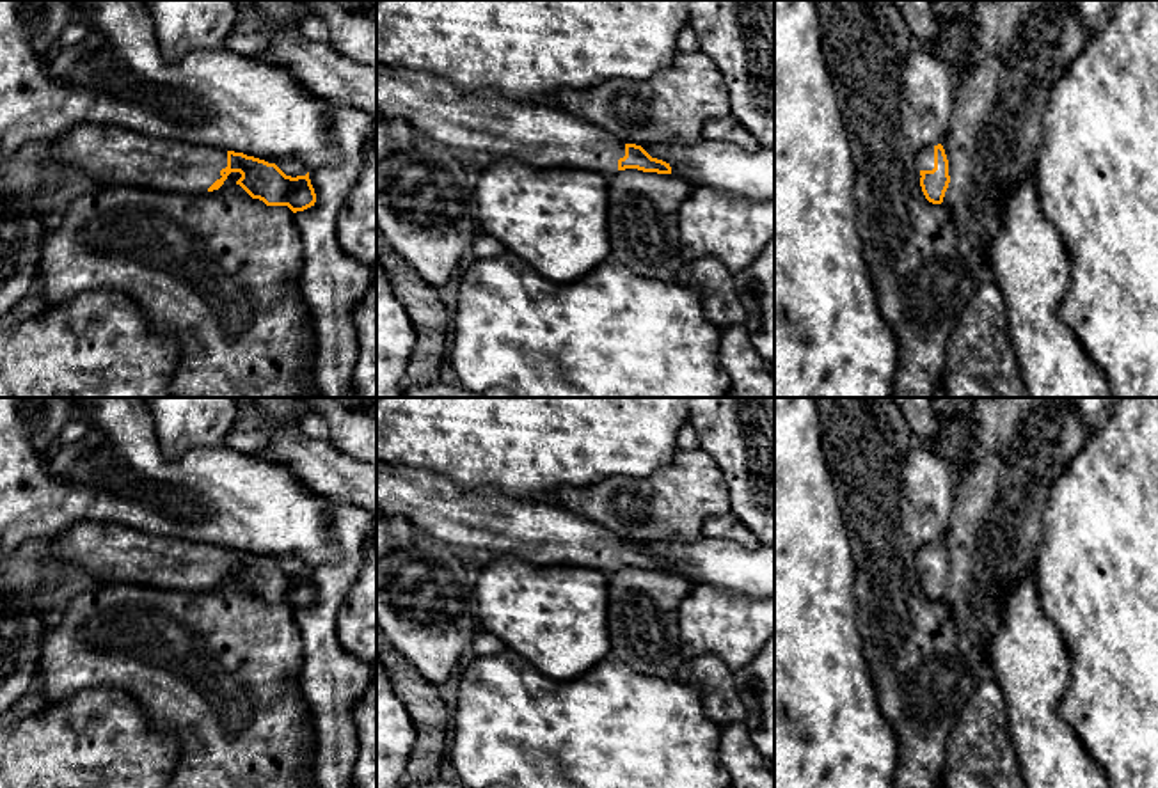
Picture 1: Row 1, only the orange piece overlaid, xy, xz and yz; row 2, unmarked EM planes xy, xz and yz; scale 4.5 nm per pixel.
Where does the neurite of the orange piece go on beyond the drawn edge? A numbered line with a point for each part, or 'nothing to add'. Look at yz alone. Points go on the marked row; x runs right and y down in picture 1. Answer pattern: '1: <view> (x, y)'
1: yz (924, 158)

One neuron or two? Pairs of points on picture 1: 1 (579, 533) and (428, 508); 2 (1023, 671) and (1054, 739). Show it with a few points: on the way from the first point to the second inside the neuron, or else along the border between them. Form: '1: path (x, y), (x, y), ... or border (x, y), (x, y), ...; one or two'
1: path (542, 533), (524, 526), (466, 517); one
2: path (1032, 687), (1032, 717), (1038, 723); one

